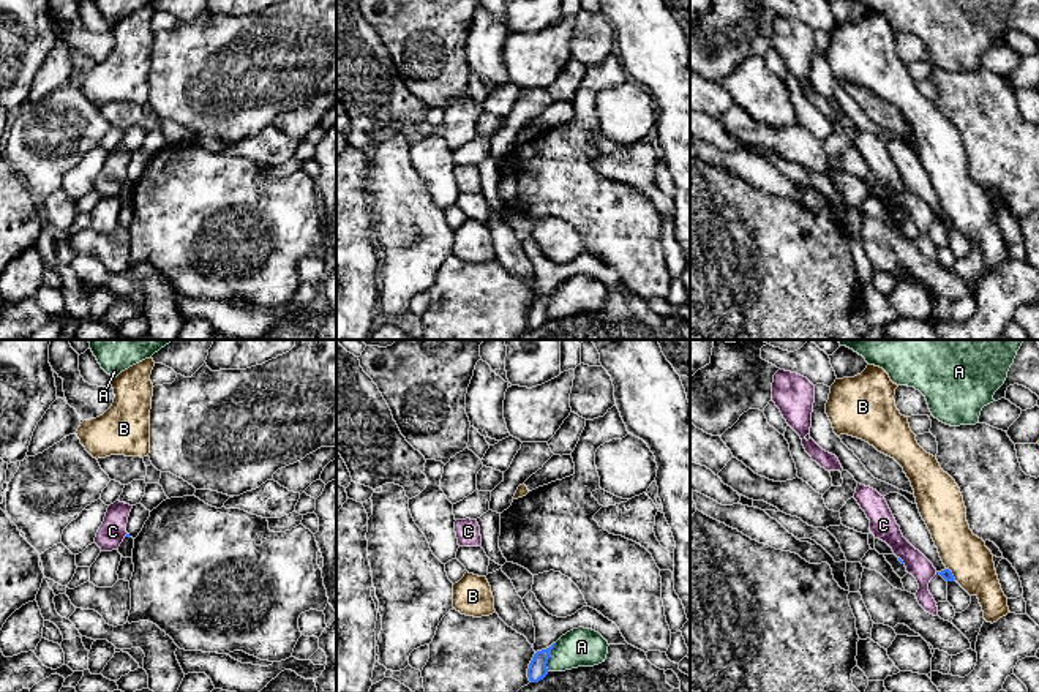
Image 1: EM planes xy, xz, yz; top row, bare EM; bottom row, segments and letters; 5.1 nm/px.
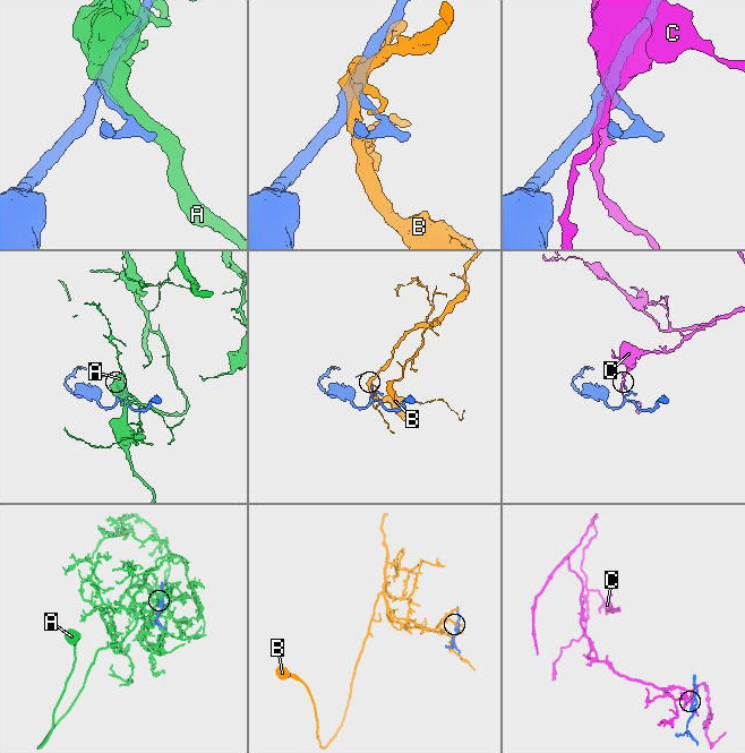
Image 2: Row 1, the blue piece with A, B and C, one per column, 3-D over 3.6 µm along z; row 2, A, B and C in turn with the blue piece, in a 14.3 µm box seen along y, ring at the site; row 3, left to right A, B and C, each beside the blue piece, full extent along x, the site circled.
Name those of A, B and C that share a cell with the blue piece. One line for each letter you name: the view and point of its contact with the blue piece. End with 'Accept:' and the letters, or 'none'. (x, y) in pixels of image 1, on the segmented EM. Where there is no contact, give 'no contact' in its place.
Accept: none

